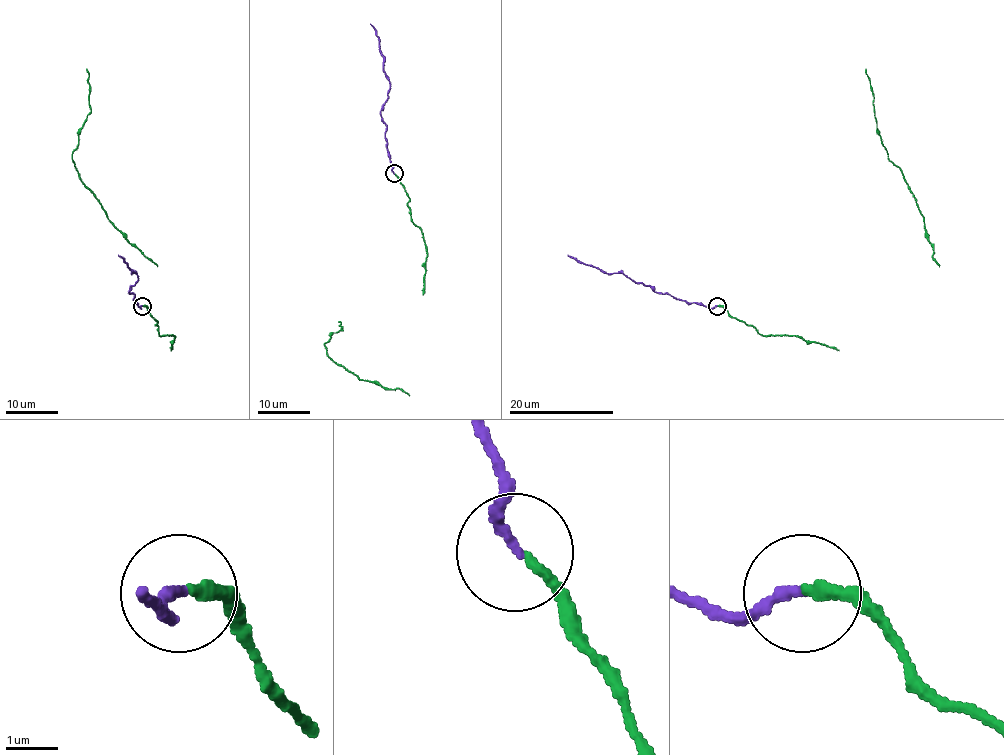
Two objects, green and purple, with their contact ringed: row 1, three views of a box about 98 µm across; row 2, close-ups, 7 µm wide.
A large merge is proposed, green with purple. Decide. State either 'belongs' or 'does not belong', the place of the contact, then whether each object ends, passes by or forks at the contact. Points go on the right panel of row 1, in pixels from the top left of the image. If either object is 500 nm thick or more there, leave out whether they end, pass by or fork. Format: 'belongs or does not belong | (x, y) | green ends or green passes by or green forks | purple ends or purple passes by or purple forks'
belongs | (717, 306) | green ends | purple ends

